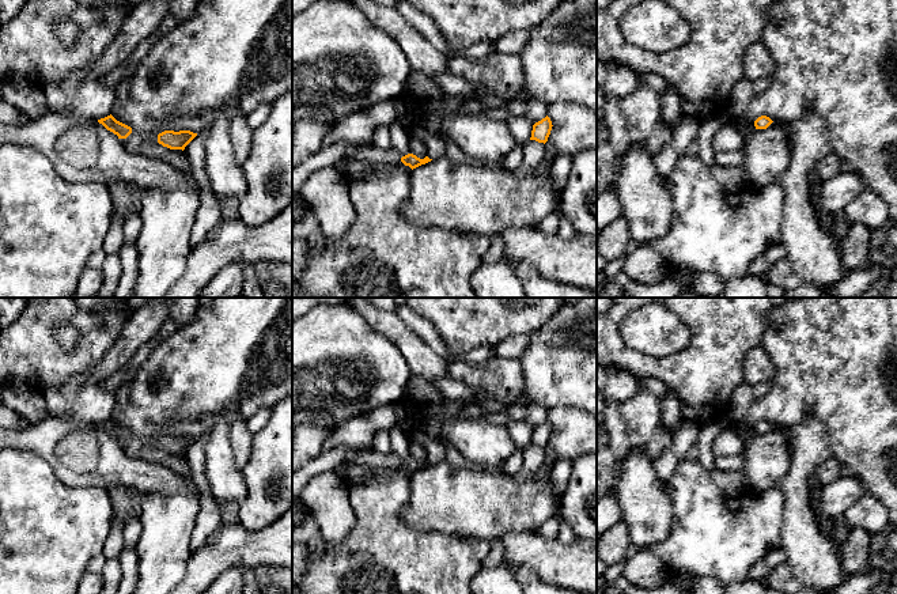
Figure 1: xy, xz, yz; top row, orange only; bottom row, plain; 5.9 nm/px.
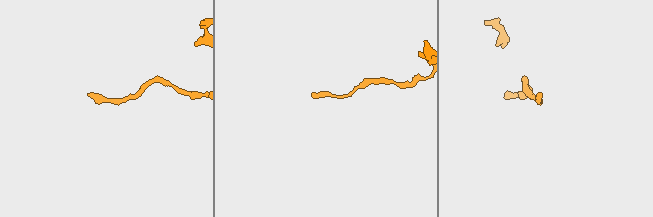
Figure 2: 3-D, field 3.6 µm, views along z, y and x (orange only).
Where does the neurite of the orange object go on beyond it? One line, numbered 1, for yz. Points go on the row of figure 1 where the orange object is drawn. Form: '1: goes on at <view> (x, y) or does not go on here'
1: does not go on here

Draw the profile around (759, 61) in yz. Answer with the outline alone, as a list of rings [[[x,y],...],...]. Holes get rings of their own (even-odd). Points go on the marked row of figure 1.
[[[758,41],[746,50],[746,76],[754,82],[761,77],[771,77],[775,71],[775,60],[765,45]]]

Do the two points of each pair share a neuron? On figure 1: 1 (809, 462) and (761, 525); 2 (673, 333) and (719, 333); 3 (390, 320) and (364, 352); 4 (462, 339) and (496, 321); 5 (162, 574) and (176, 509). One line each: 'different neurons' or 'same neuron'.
1: different neurons
2: different neurons
3: different neurons
4: same neuron
5: same neuron

